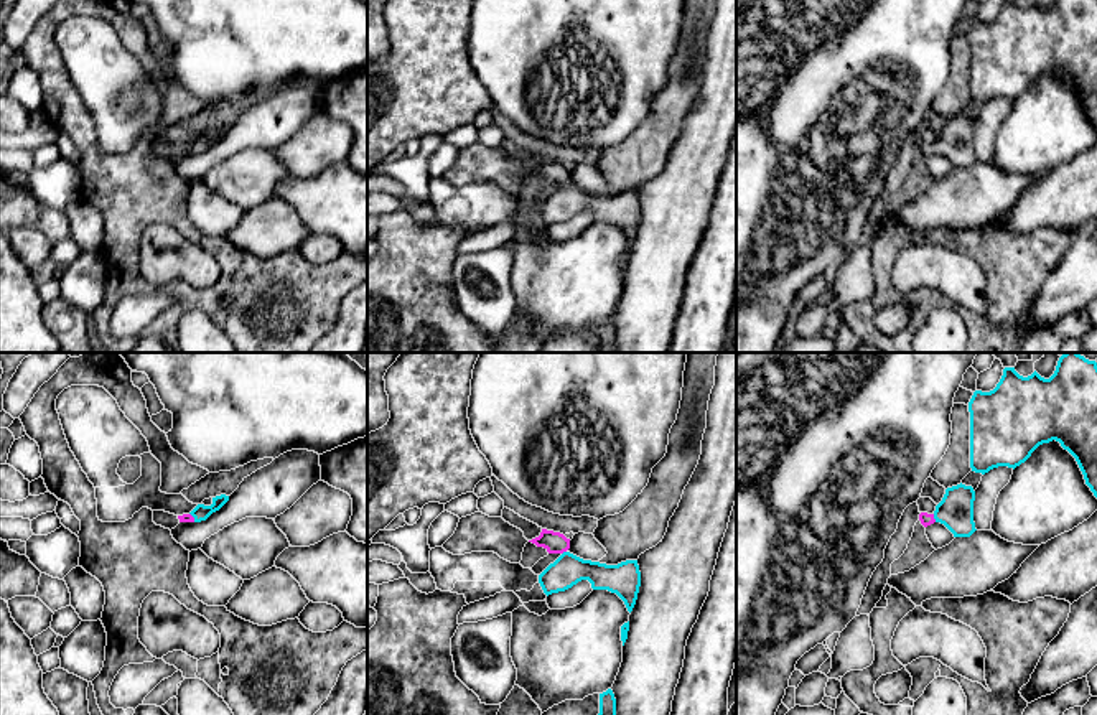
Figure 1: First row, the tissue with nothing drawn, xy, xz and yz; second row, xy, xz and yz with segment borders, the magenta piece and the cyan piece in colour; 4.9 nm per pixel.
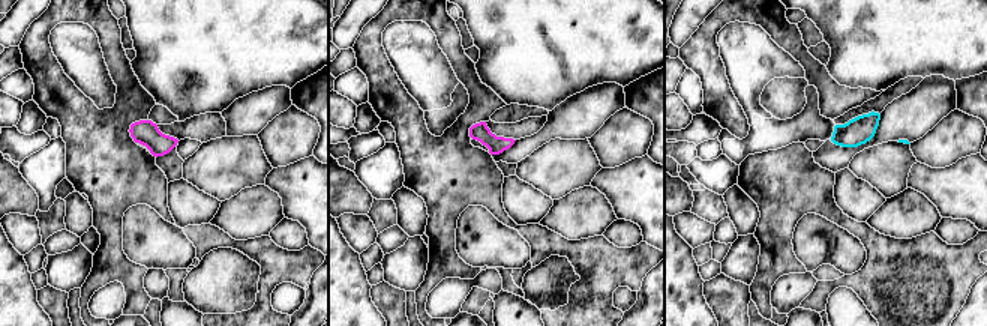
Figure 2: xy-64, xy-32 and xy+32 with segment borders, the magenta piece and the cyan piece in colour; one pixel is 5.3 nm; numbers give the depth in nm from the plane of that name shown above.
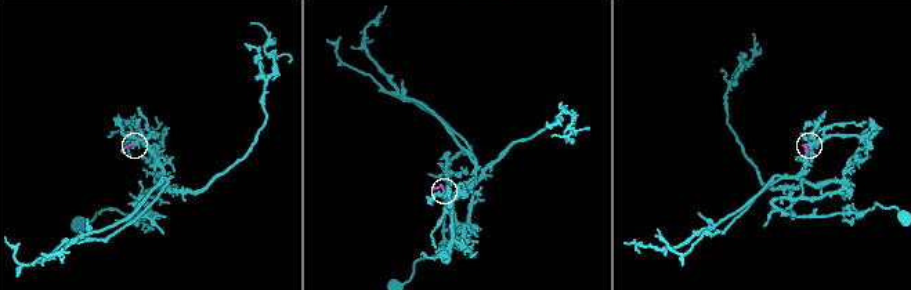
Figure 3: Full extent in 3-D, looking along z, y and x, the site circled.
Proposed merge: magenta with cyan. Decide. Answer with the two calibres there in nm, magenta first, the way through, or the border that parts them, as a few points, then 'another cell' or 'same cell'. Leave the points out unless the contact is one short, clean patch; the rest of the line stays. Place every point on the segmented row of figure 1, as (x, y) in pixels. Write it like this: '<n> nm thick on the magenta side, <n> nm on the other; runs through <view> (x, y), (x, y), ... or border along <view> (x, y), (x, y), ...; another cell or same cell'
70 nm thick on the magenta side, 180 nm on the other; runs through yz (926, 519), (933, 518), (956, 511); same cell

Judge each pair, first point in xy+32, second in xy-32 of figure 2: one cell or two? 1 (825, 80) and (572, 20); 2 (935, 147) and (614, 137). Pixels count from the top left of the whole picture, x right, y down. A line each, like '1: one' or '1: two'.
1: two
2: one

